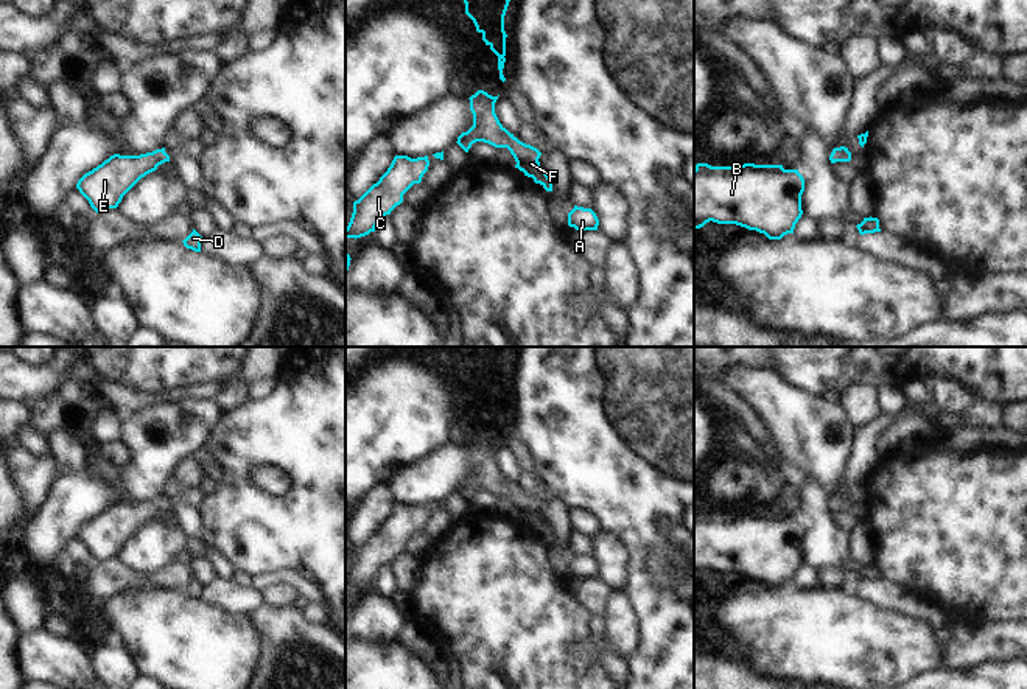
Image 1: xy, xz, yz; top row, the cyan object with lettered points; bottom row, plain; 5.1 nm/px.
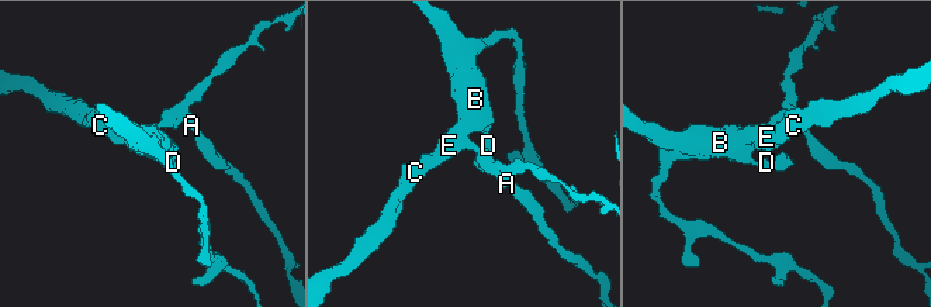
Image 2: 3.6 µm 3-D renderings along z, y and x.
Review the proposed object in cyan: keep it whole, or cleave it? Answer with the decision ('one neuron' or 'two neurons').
one neuron

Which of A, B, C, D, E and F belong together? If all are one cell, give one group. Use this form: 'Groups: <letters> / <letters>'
Groups: A B C D E F

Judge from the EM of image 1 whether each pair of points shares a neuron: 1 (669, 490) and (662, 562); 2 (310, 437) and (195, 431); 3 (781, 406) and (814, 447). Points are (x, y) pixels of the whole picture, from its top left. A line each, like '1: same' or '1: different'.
1: same
2: different
3: same

